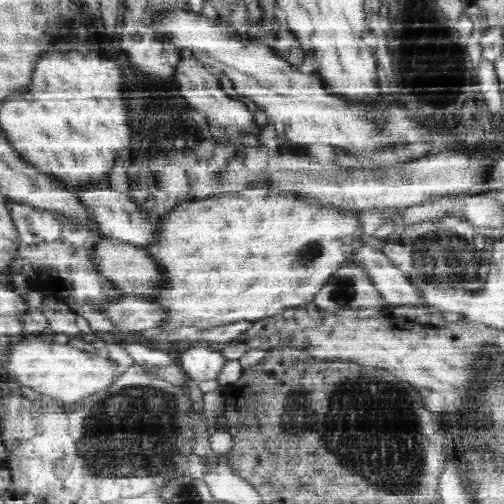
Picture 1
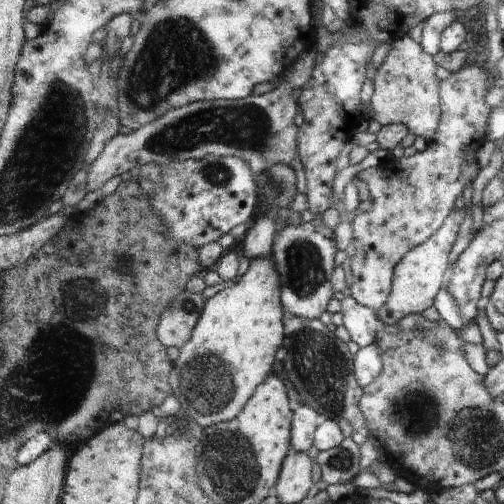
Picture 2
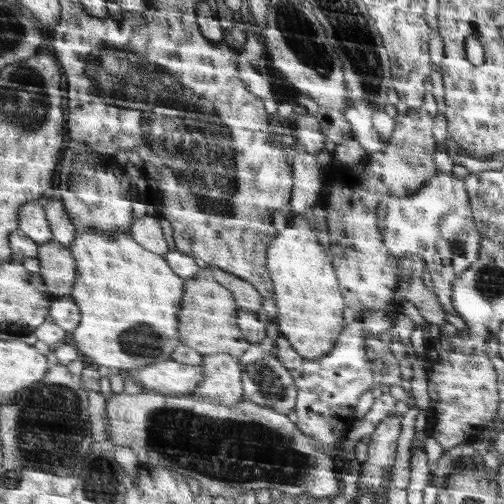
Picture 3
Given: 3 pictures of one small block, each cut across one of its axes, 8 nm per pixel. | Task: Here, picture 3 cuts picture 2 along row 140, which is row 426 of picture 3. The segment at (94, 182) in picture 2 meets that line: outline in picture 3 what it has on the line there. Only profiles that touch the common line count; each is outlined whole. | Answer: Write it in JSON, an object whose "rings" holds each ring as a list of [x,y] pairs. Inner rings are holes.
{"rings":[[[121,392],[121,394],[111,394],[109,398],[107,398],[107,416],[109,416],[109,426],[111,426],[111,440],[117,444],[117,446],[123,446],[123,448],[131,448],[131,446],[141,446],[141,448],[145,448],[145,450],[155,450],[155,452],[159,452],[159,462],[161,462],[161,466],[165,466],[167,470],[175,470],[175,472],[179,472],[179,474],[183,474],[183,476],[189,476],[189,478],[195,478],[195,480],[199,480],[199,484],[201,484],[201,488],[203,490],[207,490],[211,496],[223,496],[223,498],[237,498],[239,494],[245,494],[245,492],[255,492],[255,490],[261,490],[261,488],[277,488],[277,490],[281,490],[283,494],[287,494],[287,496],[293,496],[293,498],[299,498],[301,494],[307,494],[307,496],[313,496],[313,498],[329,498],[329,496],[333,496],[333,498],[337,498],[339,494],[341,494],[341,490],[343,490],[343,484],[341,484],[341,478],[339,478],[339,474],[335,472],[335,462],[333,462],[333,458],[331,456],[327,456],[327,454],[323,454],[321,452],[321,444],[319,444],[319,440],[315,440],[315,438],[311,438],[311,436],[307,436],[297,424],[295,424],[295,418],[293,416],[285,416],[285,414],[281,414],[281,412],[277,412],[277,410],[273,410],[273,408],[269,408],[269,406],[261,406],[261,404],[257,404],[257,402],[253,402],[253,400],[243,400],[243,402],[239,402],[237,406],[225,406],[225,404],[221,404],[221,402],[211,402],[211,400],[207,400],[207,398],[199,398],[199,396],[193,396],[193,394],[189,394],[189,396],[171,396],[171,394],[163,394],[163,392],[141,392],[141,394],[125,394],[125,392]]]}

